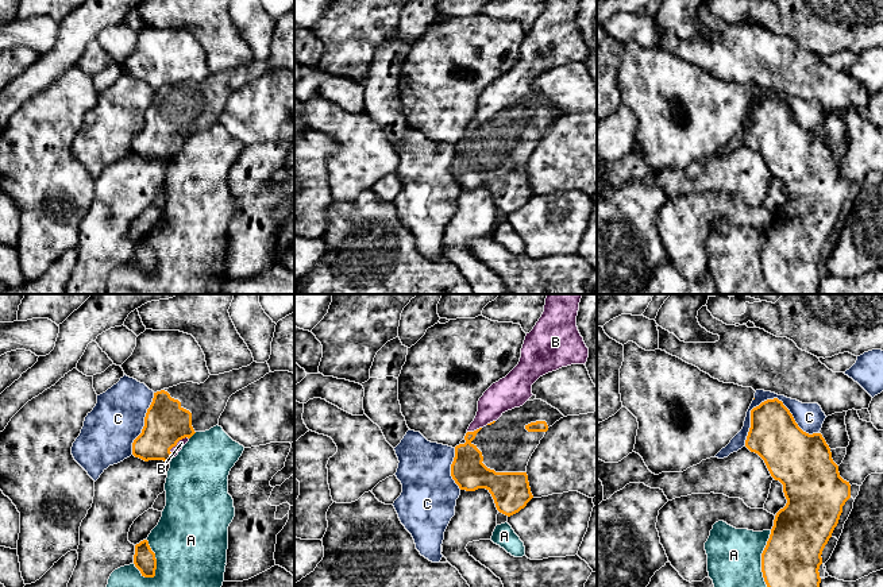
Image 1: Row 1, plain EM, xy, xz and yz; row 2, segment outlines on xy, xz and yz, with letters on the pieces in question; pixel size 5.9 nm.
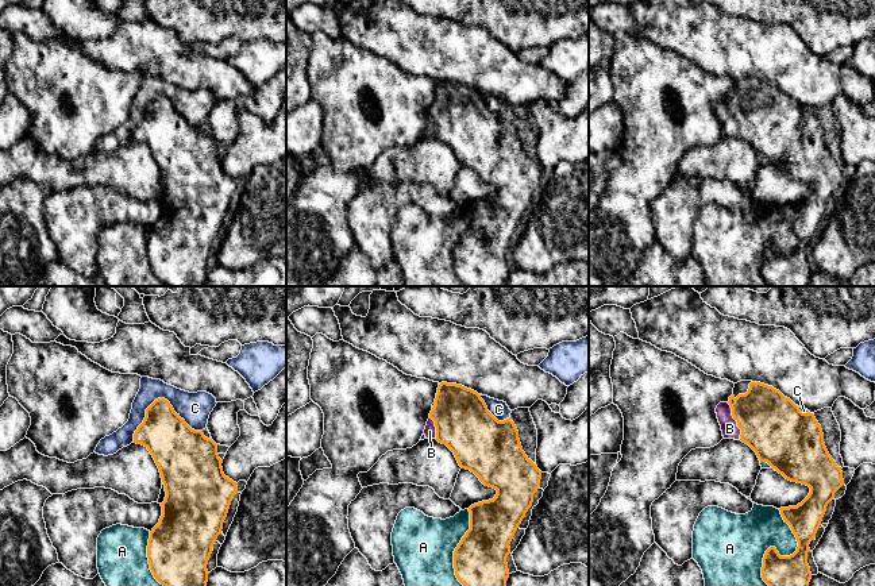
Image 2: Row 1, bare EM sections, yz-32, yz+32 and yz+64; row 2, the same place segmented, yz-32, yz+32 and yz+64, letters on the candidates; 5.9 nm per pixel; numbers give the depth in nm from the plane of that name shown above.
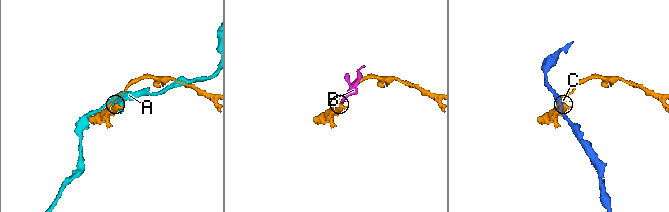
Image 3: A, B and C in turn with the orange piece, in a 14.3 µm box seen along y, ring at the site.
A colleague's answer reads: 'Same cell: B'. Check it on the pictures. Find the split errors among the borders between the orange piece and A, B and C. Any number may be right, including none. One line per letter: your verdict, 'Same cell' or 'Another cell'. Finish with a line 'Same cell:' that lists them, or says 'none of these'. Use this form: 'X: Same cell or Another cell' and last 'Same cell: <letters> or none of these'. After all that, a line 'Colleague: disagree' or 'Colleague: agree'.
A: Another cell
B: Same cell
C: Another cell
Same cell: B
Colleague: agree

